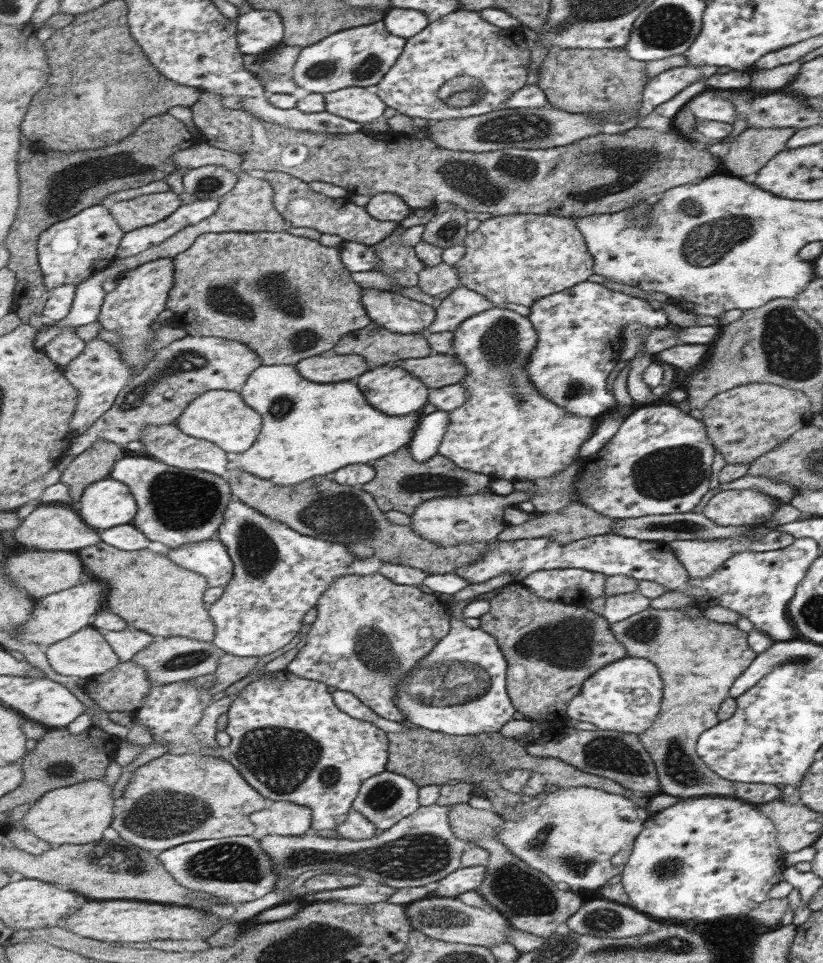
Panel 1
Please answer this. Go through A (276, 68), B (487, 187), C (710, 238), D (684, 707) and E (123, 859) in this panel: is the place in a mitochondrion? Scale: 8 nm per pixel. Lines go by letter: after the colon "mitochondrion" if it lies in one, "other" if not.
A: other
B: mitochondrion
C: mitochondrion
D: other
E: mitochondrion

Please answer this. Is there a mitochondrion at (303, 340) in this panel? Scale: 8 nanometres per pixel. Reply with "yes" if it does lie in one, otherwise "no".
yes

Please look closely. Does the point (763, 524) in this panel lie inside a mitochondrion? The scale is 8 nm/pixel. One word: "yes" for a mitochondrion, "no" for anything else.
no

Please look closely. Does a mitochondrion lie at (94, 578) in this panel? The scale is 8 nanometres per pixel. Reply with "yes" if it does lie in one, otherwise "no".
no

